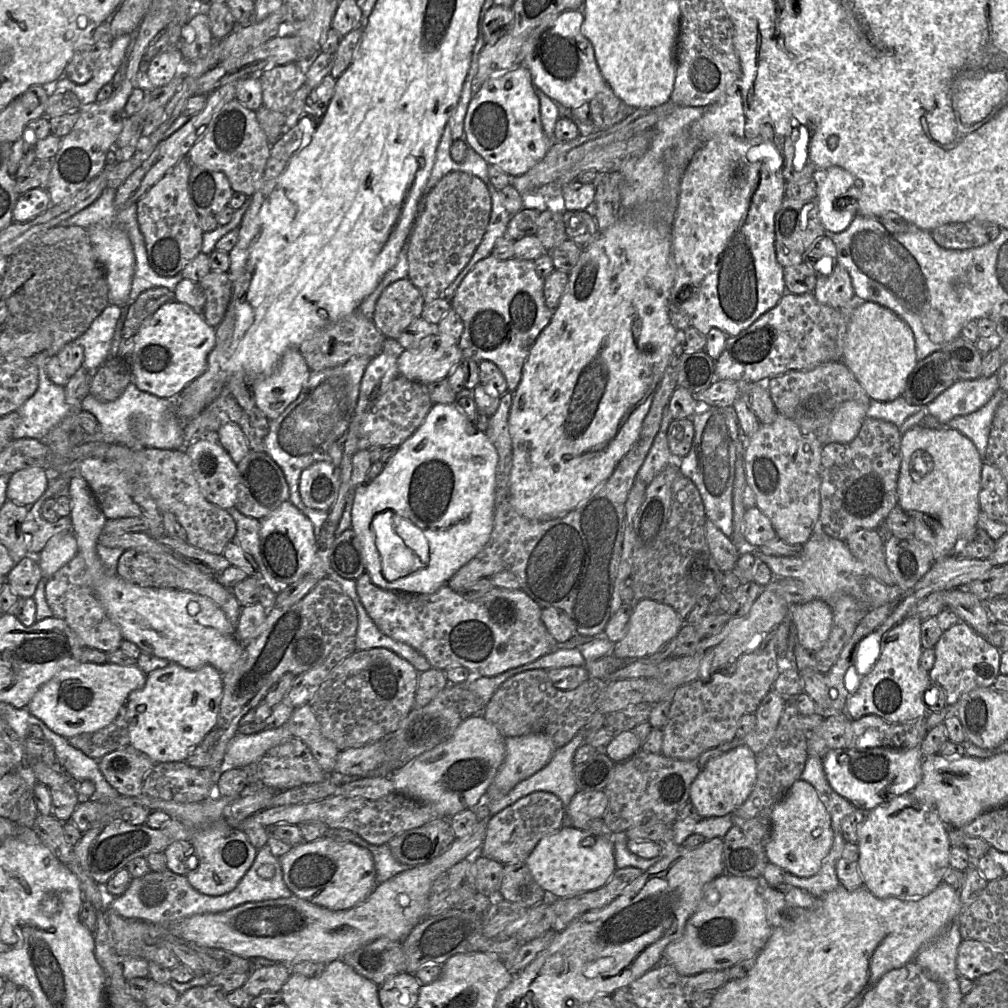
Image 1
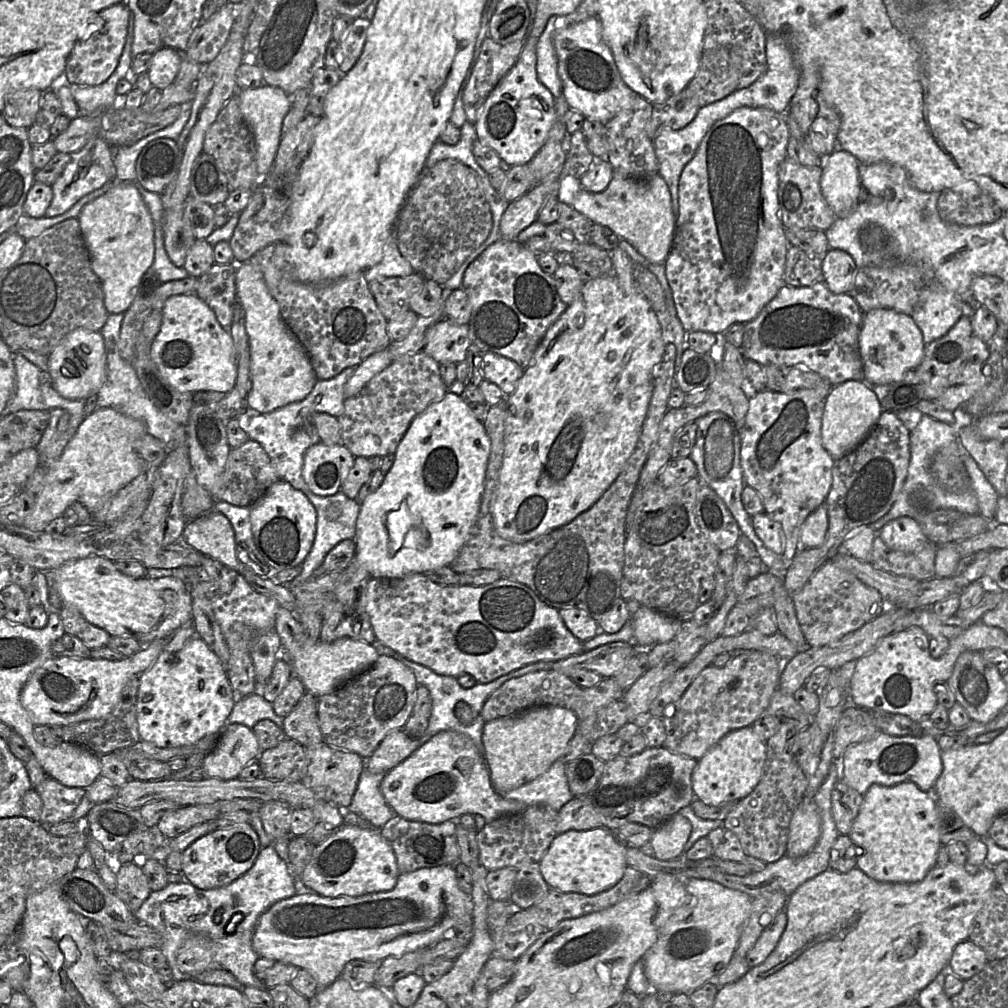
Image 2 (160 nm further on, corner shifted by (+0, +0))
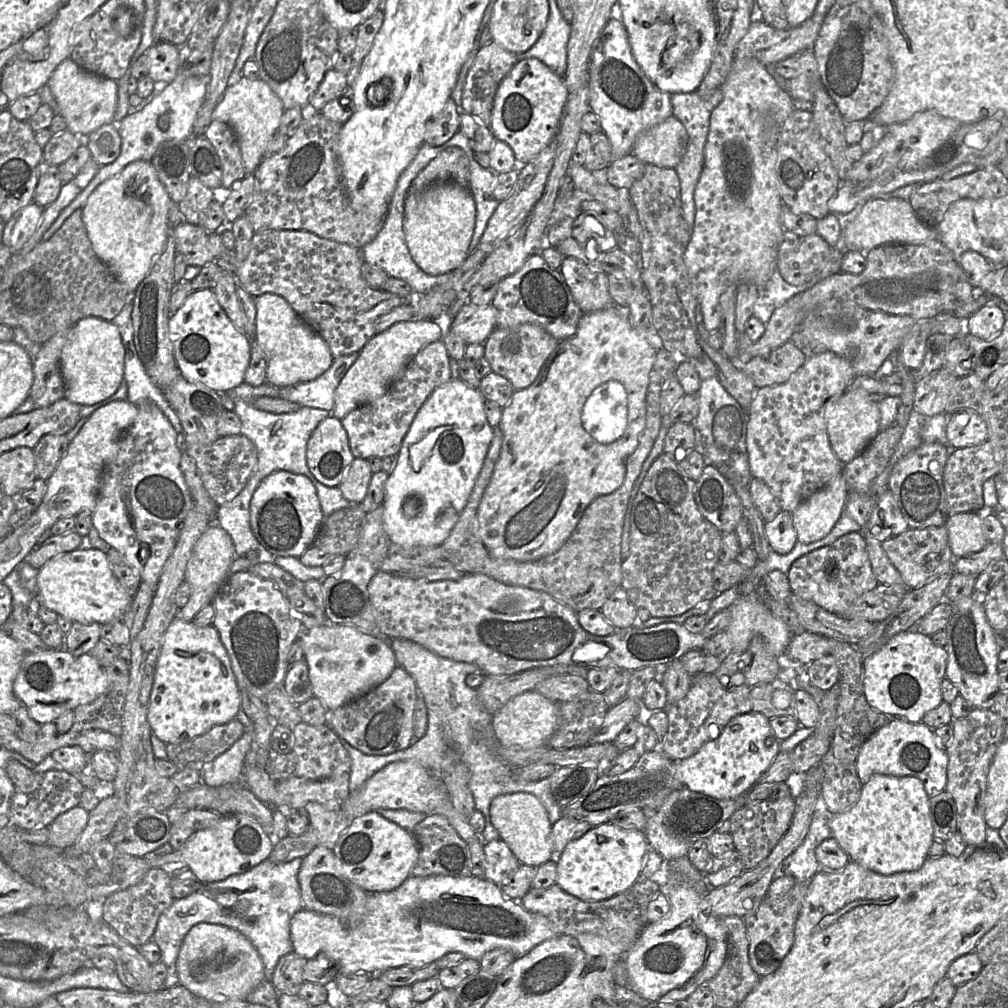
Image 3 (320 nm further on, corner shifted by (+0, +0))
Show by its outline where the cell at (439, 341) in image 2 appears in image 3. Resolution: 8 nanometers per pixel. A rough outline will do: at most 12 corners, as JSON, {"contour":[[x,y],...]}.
{"contour":[[466,303],[451,330],[467,344],[485,343],[496,328],[492,304]]}

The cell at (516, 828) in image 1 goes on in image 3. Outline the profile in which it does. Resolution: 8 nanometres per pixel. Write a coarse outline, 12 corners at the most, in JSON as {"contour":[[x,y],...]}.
{"contour":[[501,838],[484,842],[484,878],[500,885],[521,863]]}

